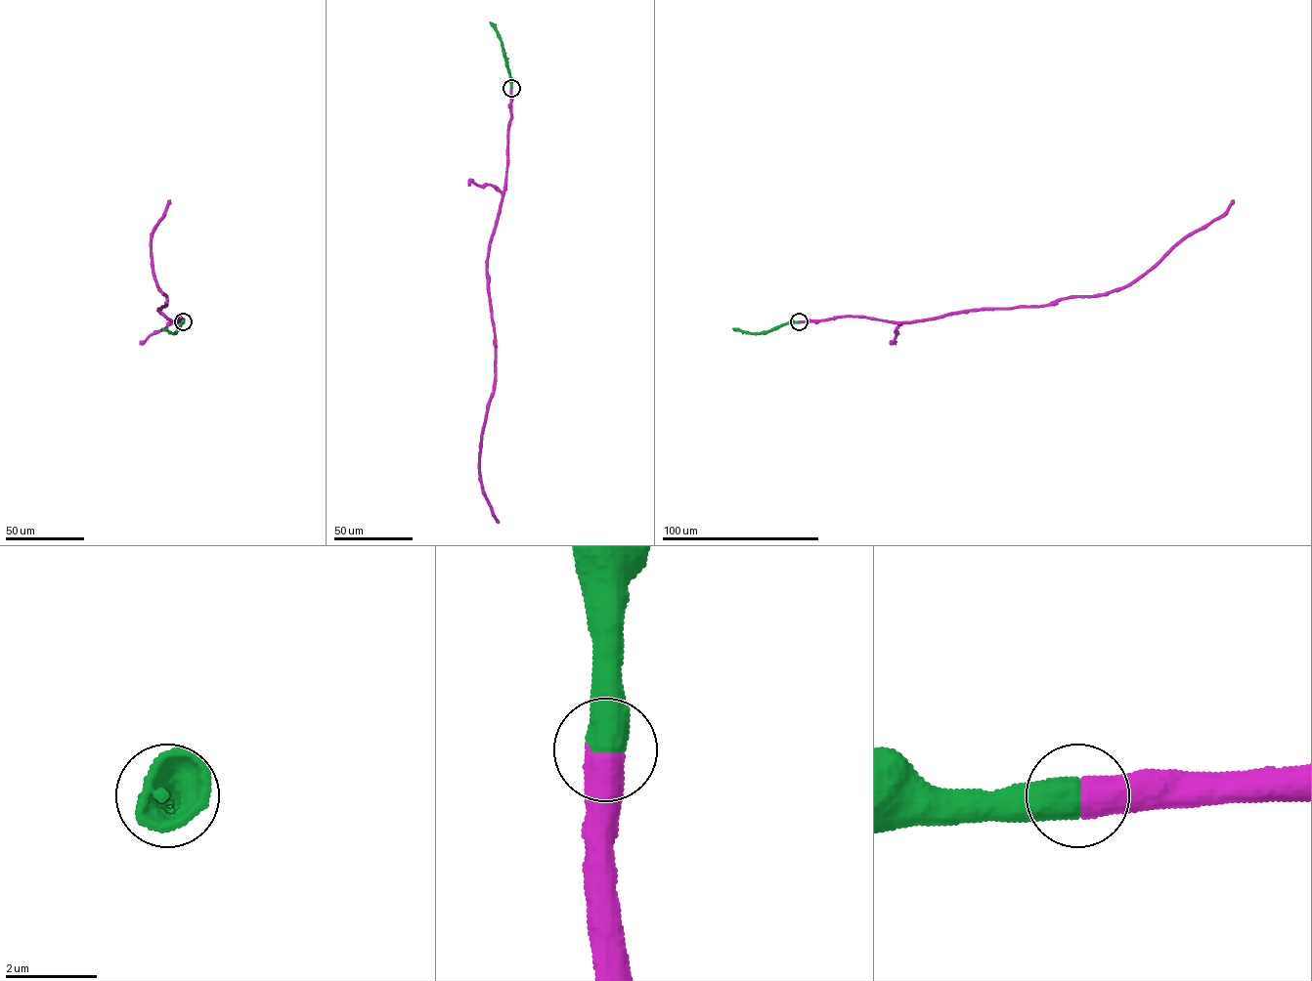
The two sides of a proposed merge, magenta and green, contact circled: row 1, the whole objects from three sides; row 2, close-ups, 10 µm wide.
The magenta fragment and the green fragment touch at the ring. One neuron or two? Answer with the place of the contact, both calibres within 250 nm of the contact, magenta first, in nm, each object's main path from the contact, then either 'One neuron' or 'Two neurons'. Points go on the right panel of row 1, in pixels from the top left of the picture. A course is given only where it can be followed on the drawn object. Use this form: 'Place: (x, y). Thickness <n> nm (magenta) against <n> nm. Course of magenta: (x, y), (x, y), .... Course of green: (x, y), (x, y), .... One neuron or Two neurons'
Place: (799, 321). Thickness 650 nm (magenta) against 650 nm. Course of magenta: (800, 321), (863, 317), (922, 320), (971, 310), (1106, 295), (1144, 276), (1186, 237), (1219, 218), (1233, 200). Course of green: (799, 321), (785, 322), (761, 333), (732, 328). One neuron

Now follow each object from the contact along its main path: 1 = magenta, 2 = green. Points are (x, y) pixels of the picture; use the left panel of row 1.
1: (183, 321), (179, 317), (169, 319), (158, 309), (166, 297), (158, 288), (153, 262), (151, 234), (170, 200)
2: (183, 321), (174, 333), (161, 328)

